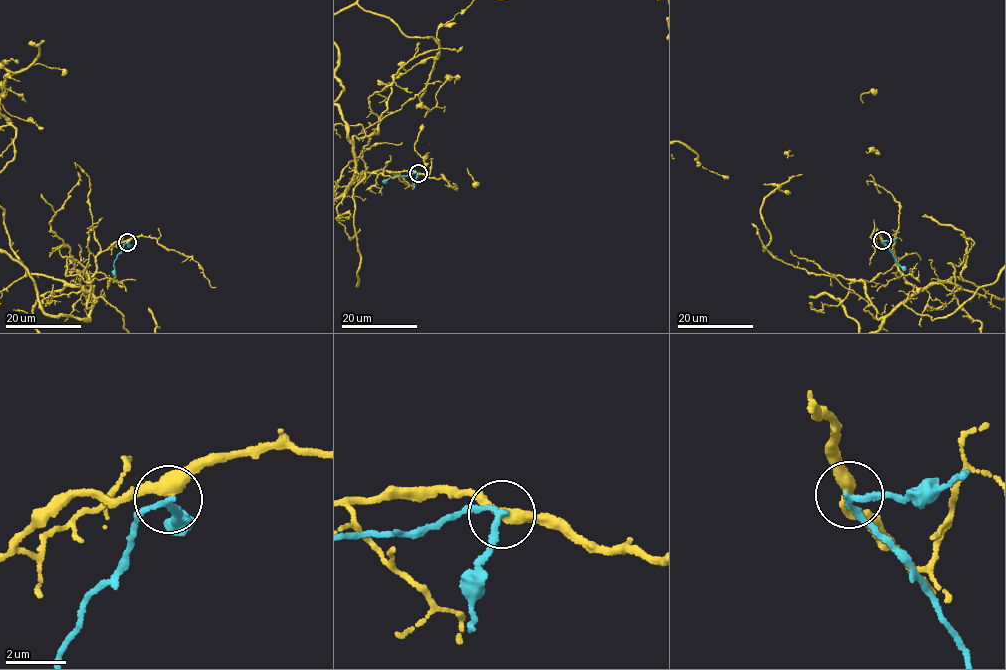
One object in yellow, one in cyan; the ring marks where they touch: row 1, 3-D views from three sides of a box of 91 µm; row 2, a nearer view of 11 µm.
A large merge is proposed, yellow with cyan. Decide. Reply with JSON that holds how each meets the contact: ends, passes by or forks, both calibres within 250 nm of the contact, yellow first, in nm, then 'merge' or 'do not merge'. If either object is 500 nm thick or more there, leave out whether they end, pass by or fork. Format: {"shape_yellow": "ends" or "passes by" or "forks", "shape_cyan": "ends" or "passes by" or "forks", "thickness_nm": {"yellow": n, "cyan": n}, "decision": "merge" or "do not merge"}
{"shape_yellow": "passes by", "shape_cyan": "passes by", "thickness_nm": {"yellow": 400, "cyan": 180}, "decision": "do not merge"}

